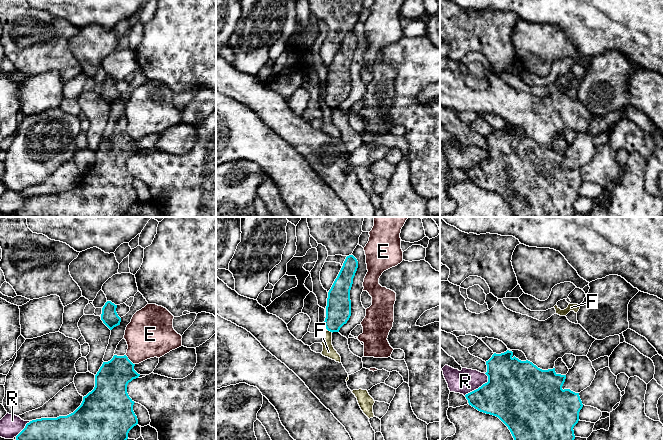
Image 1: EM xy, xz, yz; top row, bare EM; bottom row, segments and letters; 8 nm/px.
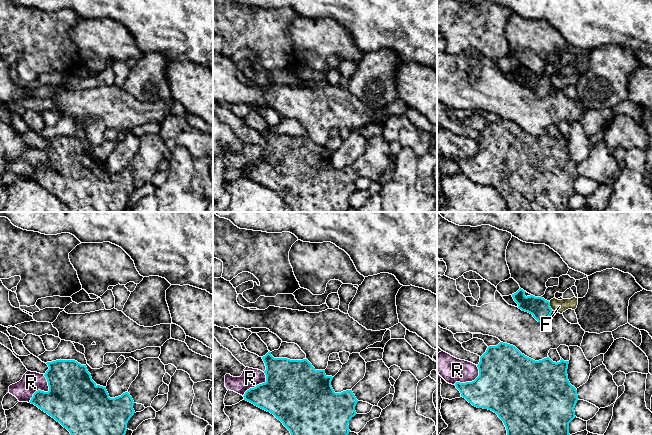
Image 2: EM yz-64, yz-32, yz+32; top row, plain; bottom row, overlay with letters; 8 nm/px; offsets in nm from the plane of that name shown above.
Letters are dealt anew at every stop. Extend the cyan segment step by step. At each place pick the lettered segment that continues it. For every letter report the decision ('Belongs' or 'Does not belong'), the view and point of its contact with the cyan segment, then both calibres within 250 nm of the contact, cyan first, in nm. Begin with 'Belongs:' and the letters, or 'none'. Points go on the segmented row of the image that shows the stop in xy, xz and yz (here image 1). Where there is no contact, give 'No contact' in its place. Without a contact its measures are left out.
Belongs: none
E: Does not belong. Touches cyan at xy (129, 360). Thickness 260 nm (cyan) against 360 nm
F: Does not belong. Touches cyan at xz (330, 331). Thickness 200 nm (cyan) against 100 nm
R: Does not belong. Touches cyan at yz (479, 387). Thickness 400 nm (cyan) against 190 nm

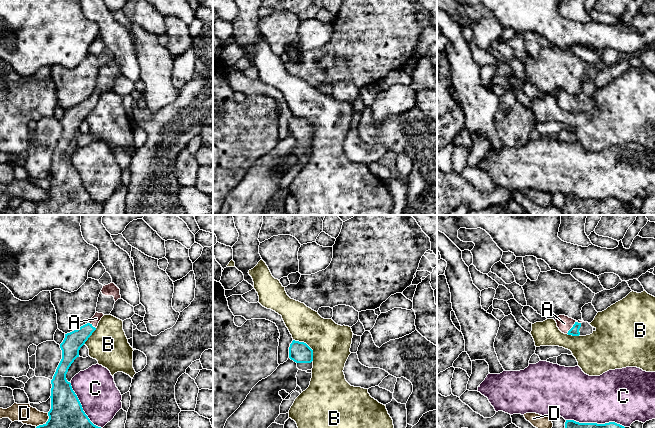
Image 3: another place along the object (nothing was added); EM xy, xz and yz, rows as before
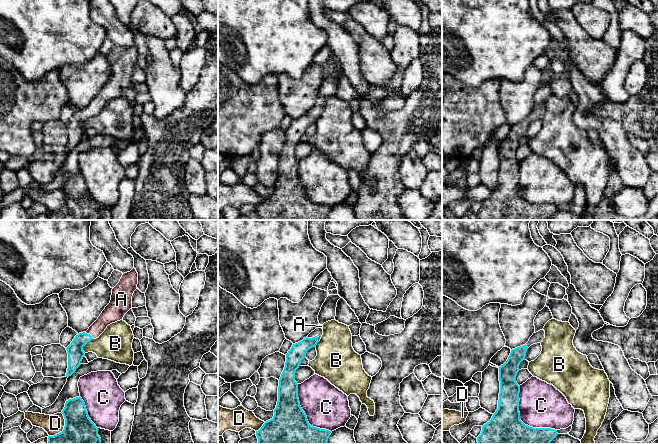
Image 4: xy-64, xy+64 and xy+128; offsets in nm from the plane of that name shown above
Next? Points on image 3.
Belongs: A
A: Belongs. Touches cyan at yz (573, 326). Thickness 80 nm (cyan) against 120 nm
B: Does not belong. Touches cyan at xz (308, 346). Thickness 170 nm (cyan) against 320 nm
C: Does not belong. Touches cyan at yz (595, 423). Thickness 60 nm (cyan) against 400 nm
D: Does not belong. Touches cyan at xy (46, 422). Thickness 260 nm (cyan) against 150 nm

